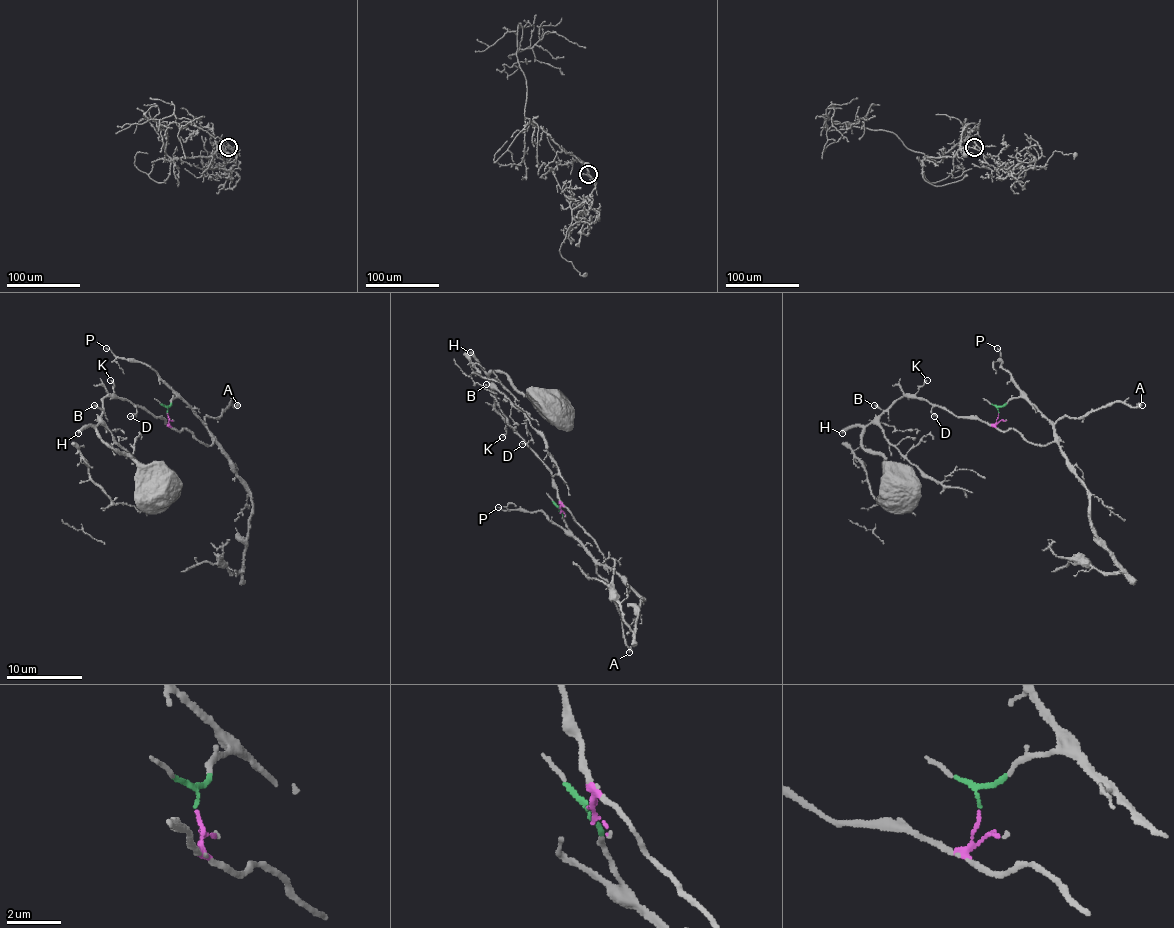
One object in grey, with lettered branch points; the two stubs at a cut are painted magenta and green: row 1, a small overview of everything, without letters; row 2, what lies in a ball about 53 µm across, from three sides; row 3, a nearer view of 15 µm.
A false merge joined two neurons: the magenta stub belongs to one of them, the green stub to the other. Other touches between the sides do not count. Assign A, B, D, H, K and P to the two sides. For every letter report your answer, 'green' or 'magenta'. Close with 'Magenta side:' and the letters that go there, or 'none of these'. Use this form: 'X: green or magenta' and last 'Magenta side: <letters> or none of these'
A: green
B: magenta
D: magenta
H: magenta
K: magenta
P: green
Magenta side: B, D, H, K

